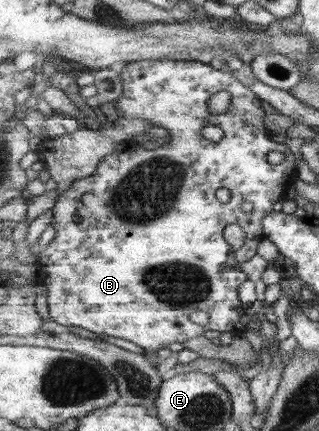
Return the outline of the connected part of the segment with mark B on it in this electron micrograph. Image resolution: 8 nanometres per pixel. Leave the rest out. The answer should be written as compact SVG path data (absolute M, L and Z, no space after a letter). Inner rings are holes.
M153 59L145 61L136 61L118 67L120 77L122 78L122 93L123 95L115 102L122 113L121 121L134 121L136 119L146 119L155 127L163 127L170 133L170 141L162 147L156 149L145 149L127 145L120 151L115 151L112 155L105 156L99 162L97 171L89 177L75 180L74 184L68 189L59 194L55 199L55 205L52 207L53 218L51 223L56 229L55 241L41 251L37 263L42 264L41 271L45 273L44 285L47 291L47 304L49 314L57 323L64 326L77 326L92 331L99 335L110 335L121 339L129 340L135 345L140 346L143 350L159 351L171 343L183 343L187 339L203 335L215 335L219 332L231 331L234 334L241 334L247 329L247 324L241 321L242 308L245 305L240 298L240 285L243 285L248 280L248 275L240 268L240 263L249 261L254 255L258 254L260 243L263 240L264 219L273 212L275 205L275 197L277 201L285 199L285 191L287 185L293 181L296 176L295 159L298 156L293 153L293 150L283 142L277 143L271 139L271 129L265 127L263 119L265 119L265 109L261 105L261 99L249 89L242 81L239 81L231 72L226 69L217 70L211 67L211 62L208 59L204 62L200 60L172 60L172 59ZM219 91L229 91L233 99L231 109L227 113L221 115L213 115L209 112L209 99L211 95L219 93ZM207 125L215 125L222 128L224 136L218 142L211 141L207 137L203 137L203 127ZM271 151L280 151L285 155L284 162L273 165L269 161L269 153ZM219 189L228 189L231 193L230 200L225 204L217 199L217 191ZM249 201L253 203L253 210L245 212L241 209L241 205ZM231 223L237 223L246 232L246 241L242 247L233 251L233 247L225 241L223 237L223 229ZM193 311L204 311L209 315L209 324L205 326L198 325L195 321L189 319L189 315Z

